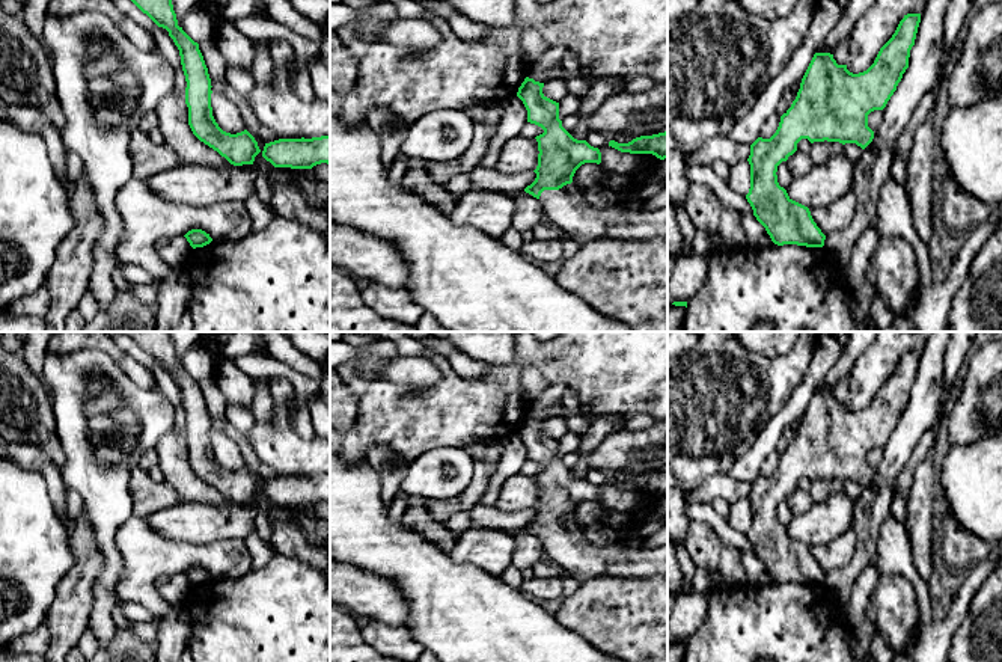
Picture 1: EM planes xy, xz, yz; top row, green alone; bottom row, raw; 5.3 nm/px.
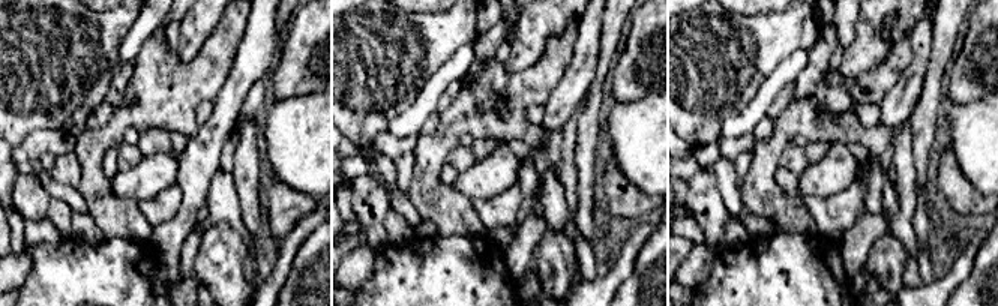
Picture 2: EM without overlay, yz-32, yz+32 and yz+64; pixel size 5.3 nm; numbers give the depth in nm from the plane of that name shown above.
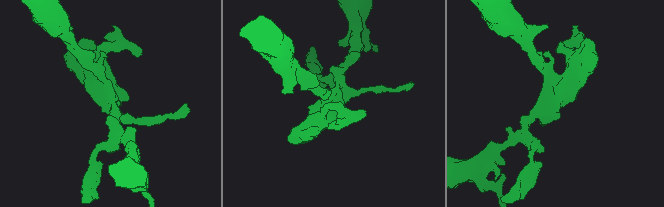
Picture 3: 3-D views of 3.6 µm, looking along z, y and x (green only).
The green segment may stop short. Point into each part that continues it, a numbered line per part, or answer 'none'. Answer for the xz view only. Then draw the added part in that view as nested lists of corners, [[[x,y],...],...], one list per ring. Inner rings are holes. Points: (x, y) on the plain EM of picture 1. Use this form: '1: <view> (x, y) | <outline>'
1: xz (567, 545) | [[[573,520],[559,528],[544,528],[539,540],[548,559],[580,581],[603,576],[648,579],[667,575],[667,544],[654,549],[625,547],[619,543],[594,546]]]

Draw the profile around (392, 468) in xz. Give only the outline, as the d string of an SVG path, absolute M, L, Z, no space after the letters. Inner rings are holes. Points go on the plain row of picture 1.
M371 446L366 452L369 466L380 475L381 501L389 507L401 490L410 461L404 460L387 446Z

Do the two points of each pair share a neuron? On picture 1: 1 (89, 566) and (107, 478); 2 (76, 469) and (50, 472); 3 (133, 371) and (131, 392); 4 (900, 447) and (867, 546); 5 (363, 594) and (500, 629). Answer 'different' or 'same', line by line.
1: different
2: different
3: different
4: same
5: different

